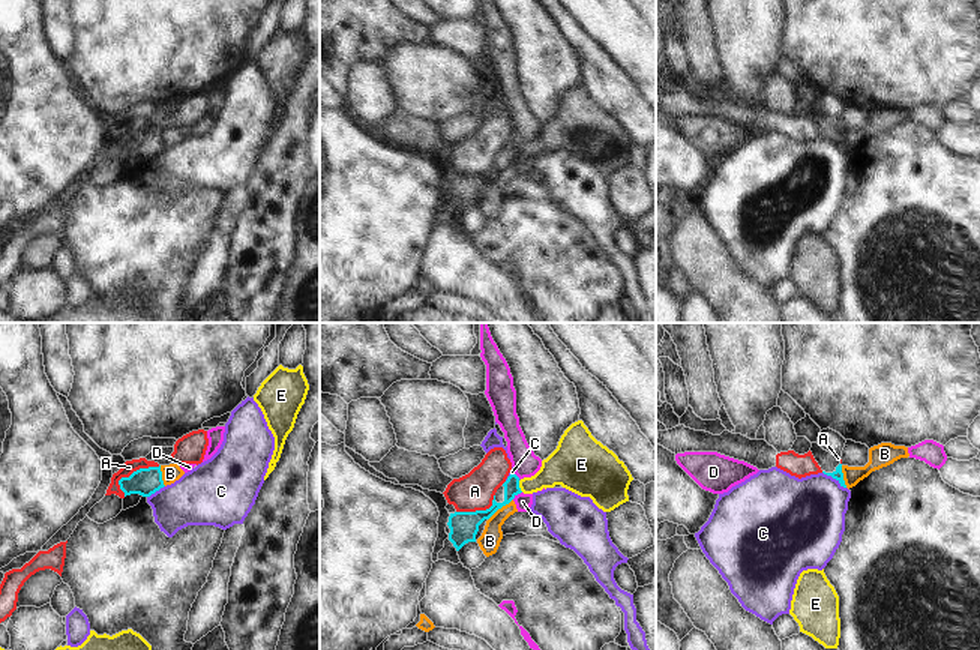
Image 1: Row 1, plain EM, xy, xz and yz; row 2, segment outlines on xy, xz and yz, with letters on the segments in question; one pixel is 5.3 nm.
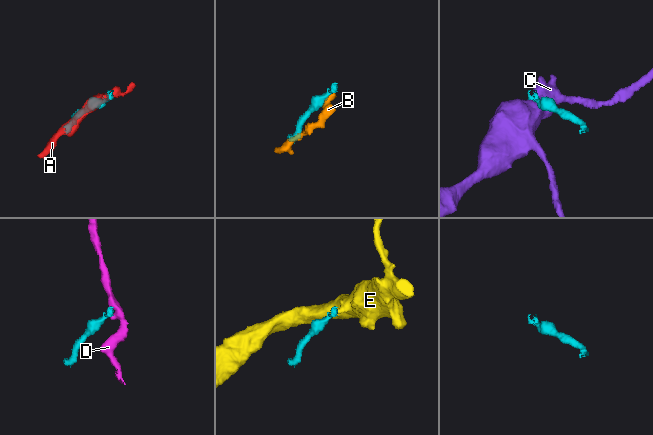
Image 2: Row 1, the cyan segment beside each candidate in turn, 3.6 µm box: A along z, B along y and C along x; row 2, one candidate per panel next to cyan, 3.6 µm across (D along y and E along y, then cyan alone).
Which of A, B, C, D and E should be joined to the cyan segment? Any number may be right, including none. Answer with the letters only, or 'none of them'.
none of them

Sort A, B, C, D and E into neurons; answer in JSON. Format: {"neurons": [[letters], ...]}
{"neurons": [["A"], ["B", "D"], ["C"], ["E"]]}

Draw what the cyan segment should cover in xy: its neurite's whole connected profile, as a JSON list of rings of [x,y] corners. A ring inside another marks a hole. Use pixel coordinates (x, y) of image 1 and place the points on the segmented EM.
[[[159,467],[140,468],[134,471],[129,477],[122,477],[119,480],[120,489],[126,495],[140,494],[143,497],[150,497],[161,488],[164,488],[162,471]]]

